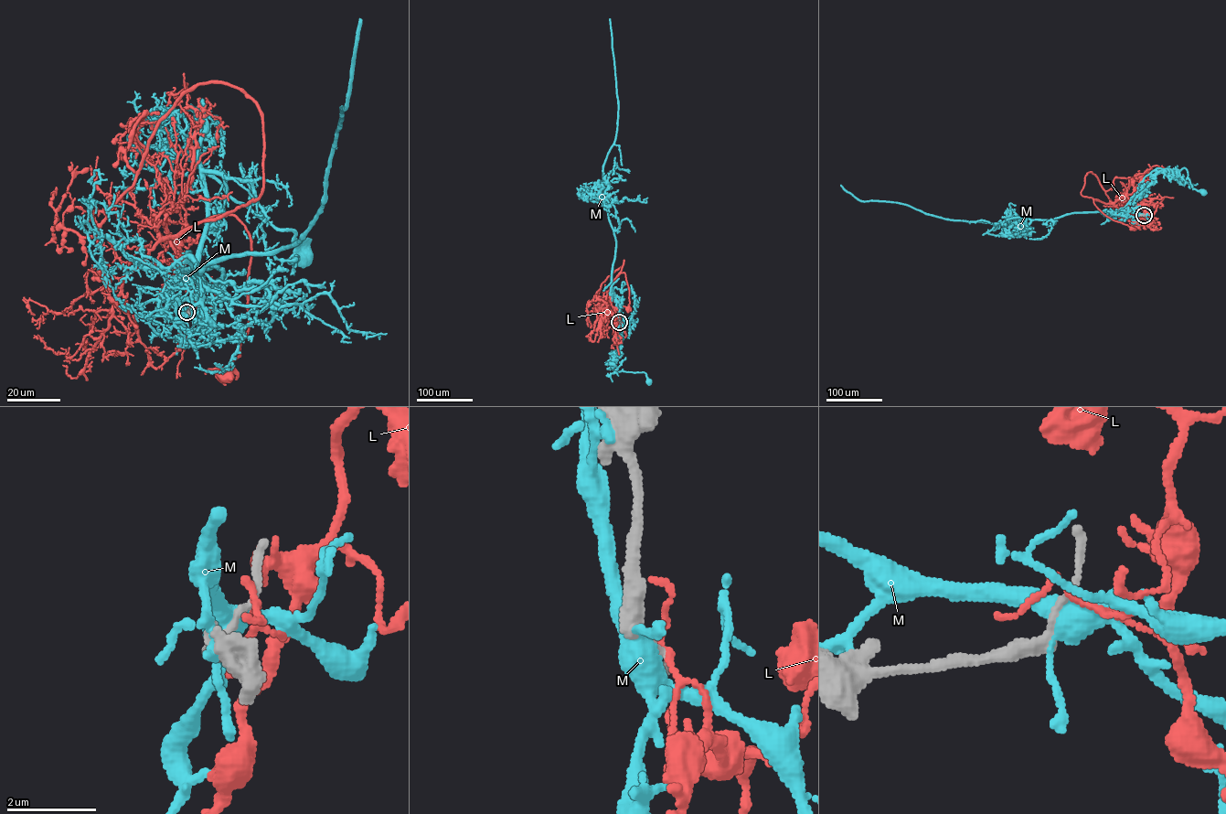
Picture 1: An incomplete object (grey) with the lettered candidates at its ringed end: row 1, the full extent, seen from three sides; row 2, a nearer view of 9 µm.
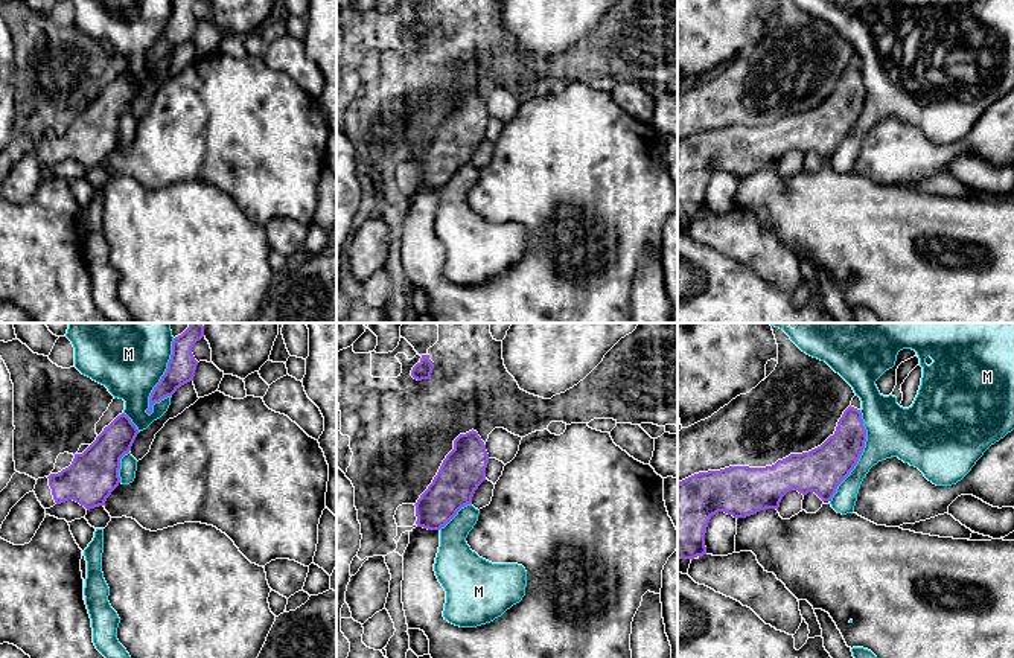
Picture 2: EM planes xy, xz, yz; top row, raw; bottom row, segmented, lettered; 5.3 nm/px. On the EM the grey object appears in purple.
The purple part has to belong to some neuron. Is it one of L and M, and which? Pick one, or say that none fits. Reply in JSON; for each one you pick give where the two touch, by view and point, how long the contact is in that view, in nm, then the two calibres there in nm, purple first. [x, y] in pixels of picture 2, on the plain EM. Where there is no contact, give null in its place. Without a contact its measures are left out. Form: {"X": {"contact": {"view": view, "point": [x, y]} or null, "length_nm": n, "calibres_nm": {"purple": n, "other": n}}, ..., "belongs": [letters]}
{"belongs": []}

